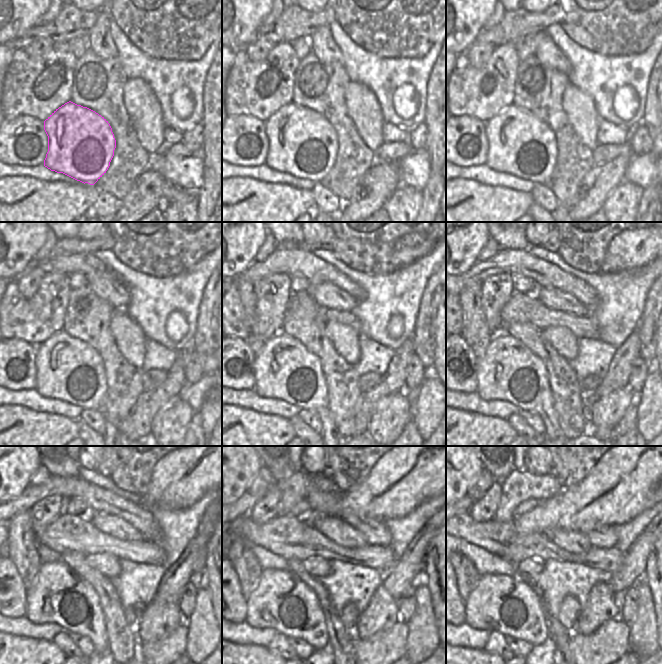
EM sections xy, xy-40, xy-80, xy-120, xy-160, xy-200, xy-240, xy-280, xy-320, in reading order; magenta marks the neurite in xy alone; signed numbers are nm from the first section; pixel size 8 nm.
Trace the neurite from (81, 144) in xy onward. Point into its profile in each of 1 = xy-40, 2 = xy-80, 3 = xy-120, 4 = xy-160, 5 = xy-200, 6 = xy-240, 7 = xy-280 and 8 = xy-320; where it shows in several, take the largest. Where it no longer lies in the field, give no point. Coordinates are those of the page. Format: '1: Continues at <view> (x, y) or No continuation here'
1: Continues at xy-40 (301, 142)
2: Continues at xy-80 (519, 143)
3: Continues at xy-120 (68, 369)
4: Continues at xy-160 (284, 369)
5: Continues at xy-200 (509, 371)
6: Continues at xy-240 (58, 595)
7: Continues at xy-280 (281, 601)
8: Continues at xy-320 (509, 605).

